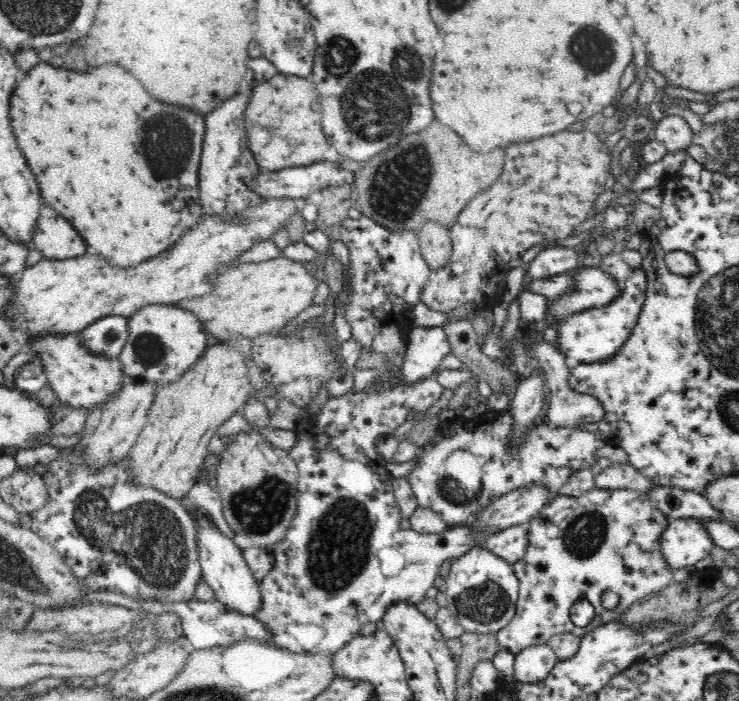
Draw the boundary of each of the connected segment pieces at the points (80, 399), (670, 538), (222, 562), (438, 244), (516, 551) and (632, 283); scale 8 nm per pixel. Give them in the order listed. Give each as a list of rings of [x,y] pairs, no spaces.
[[[80,334],[37,335],[22,340],[28,344],[34,361],[42,365],[47,382],[58,394],[58,403],[70,409],[94,409],[112,397],[126,379],[118,359],[94,354],[86,348]]]
[[[696,518],[671,520],[661,534],[662,555],[678,576],[710,555],[714,542],[703,524]]]
[[[187,495],[178,498],[182,505],[186,507],[186,511],[194,519],[196,525],[199,556],[198,560],[201,571],[206,584],[212,588],[216,600],[223,602],[224,605],[232,610],[237,610],[246,616],[252,616],[258,608],[260,608],[260,589],[258,589],[258,581],[254,581],[252,571],[246,564],[246,559],[242,556],[237,542],[224,535],[218,527],[212,522],[210,517],[206,517],[200,509],[196,508],[194,501]]]
[[[428,222],[420,232],[415,232],[421,253],[431,270],[444,267],[449,261],[452,252],[451,234],[446,226],[438,222]]]
[[[516,525],[502,529],[485,540],[485,550],[502,557],[508,564],[522,560],[528,550],[528,525]]]
[[[634,269],[630,277],[622,284],[619,296],[607,306],[578,312],[562,321],[558,327],[558,344],[556,348],[571,363],[592,364],[612,360],[628,336],[632,334],[646,296],[647,284],[644,269]]]

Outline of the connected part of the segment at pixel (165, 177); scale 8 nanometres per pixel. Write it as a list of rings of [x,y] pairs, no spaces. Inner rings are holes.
[[[40,62],[34,72],[30,72],[30,74],[22,72],[21,74],[24,78],[20,78],[20,80],[18,77],[16,78],[16,84],[10,94],[8,104],[10,106],[8,108],[10,127],[18,140],[18,148],[26,156],[26,162],[32,168],[36,182],[40,186],[40,192],[46,198],[46,202],[56,212],[60,212],[80,232],[80,236],[86,240],[88,248],[94,254],[106,256],[106,260],[110,260],[114,266],[124,266],[124,268],[136,266],[148,258],[158,256],[166,248],[170,248],[188,228],[198,224],[198,220],[203,216],[202,206],[200,206],[198,172],[196,172],[200,166],[200,152],[202,152],[205,135],[202,114],[198,114],[198,112],[192,114],[192,110],[188,110],[188,108],[180,108],[180,106],[172,106],[172,104],[164,104],[164,102],[154,100],[130,72],[126,72],[122,66],[116,66],[116,64],[98,66],[94,72],[80,74],[80,72],[70,72],[64,68],[54,68],[46,62]],[[86,104],[90,104],[90,110],[84,110]]]

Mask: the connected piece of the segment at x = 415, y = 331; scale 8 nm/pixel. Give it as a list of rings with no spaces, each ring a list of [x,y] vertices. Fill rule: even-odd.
[[[415,327],[411,330],[400,370],[406,385],[432,379],[442,358],[450,354],[450,344],[442,327]]]

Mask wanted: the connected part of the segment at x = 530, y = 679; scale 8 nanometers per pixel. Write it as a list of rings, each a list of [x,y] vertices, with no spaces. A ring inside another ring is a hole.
[[[547,644],[523,648],[515,654],[513,678],[522,684],[536,684],[544,680],[559,660]]]

